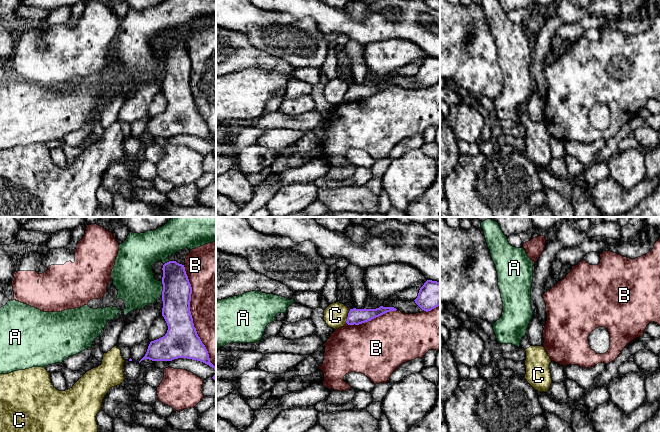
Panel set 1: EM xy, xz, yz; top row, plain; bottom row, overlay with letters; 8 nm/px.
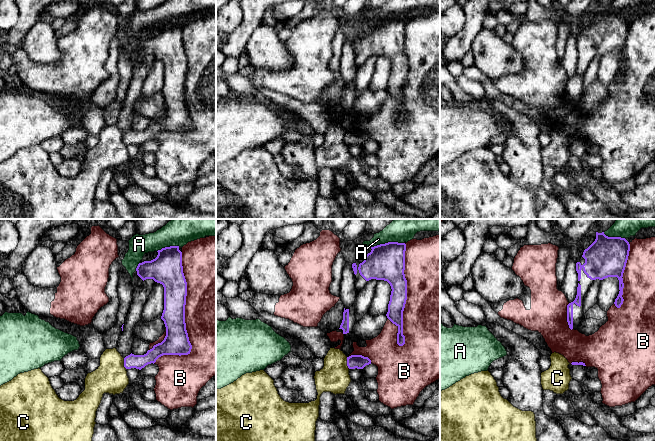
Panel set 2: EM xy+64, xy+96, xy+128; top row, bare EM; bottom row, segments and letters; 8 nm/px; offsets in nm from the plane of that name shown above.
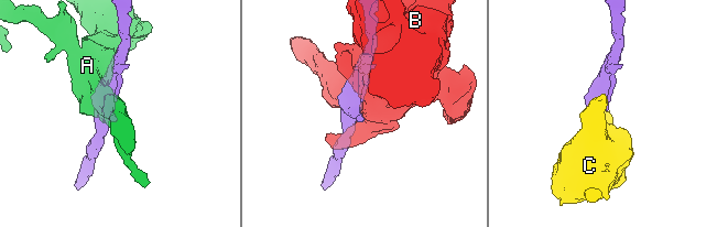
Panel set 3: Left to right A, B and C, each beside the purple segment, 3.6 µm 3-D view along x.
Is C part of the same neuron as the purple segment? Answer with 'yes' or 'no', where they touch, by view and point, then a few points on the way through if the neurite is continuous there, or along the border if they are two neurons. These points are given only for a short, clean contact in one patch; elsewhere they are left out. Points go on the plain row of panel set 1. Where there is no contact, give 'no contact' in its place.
no; meets purple in xz at (348, 92); border along xz (350, 86), (345, 98)

